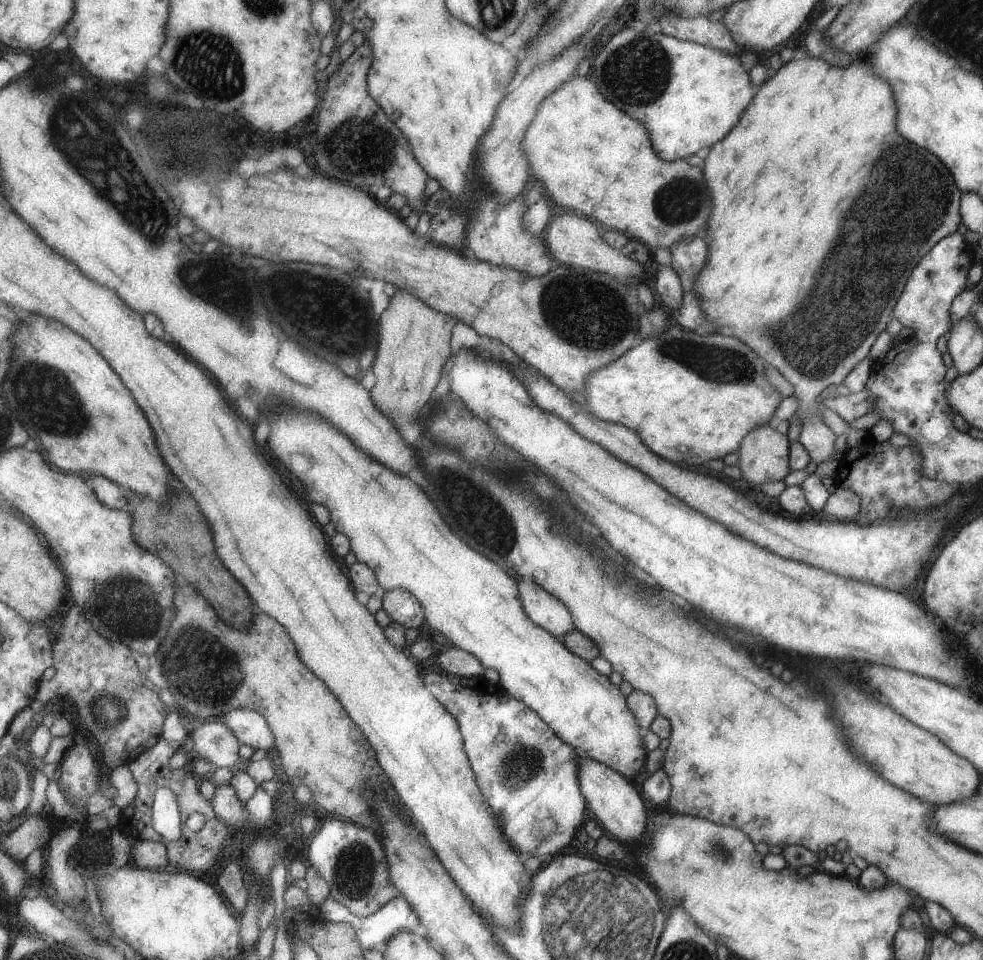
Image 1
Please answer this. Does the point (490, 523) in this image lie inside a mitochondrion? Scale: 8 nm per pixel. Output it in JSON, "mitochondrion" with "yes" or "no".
{"mitochondrion":"yes"}

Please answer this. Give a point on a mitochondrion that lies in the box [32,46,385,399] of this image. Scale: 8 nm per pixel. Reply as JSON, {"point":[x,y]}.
{"point":[147,214]}

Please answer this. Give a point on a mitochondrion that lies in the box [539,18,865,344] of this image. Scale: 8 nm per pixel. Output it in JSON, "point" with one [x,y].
{"point":[637,72]}

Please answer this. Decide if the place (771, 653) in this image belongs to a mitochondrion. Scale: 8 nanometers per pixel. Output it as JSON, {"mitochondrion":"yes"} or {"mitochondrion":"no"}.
{"mitochondrion":"no"}

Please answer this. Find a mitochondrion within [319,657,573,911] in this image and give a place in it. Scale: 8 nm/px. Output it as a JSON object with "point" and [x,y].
{"point":[354,870]}

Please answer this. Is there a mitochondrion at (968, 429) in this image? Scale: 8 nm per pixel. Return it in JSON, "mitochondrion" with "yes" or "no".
{"mitochondrion":"no"}

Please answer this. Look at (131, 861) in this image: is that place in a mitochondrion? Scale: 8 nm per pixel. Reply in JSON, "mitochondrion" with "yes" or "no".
{"mitochondrion":"no"}

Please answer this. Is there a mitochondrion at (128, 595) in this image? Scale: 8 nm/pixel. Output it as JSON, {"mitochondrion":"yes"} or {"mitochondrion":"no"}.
{"mitochondrion":"yes"}

